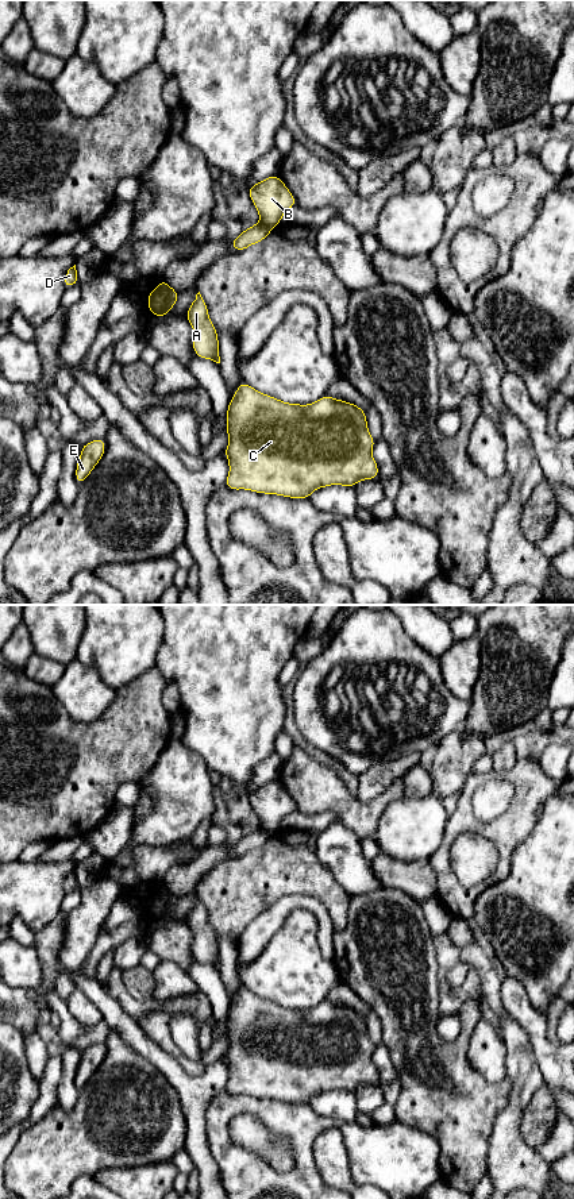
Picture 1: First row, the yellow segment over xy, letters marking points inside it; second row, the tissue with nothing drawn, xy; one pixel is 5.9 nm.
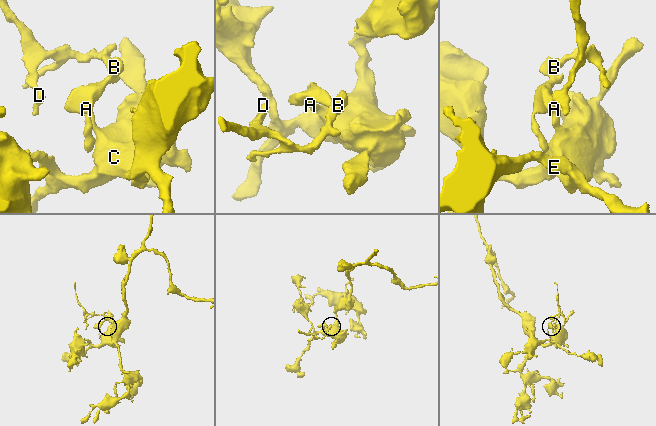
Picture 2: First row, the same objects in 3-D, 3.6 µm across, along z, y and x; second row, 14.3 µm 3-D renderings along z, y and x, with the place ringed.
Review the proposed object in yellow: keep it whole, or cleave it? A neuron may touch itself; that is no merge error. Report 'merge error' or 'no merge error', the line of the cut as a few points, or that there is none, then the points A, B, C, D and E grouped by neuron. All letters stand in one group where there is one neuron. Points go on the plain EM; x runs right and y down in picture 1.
merge error; cut xy (259, 827), (273, 832); groups A C E / B D

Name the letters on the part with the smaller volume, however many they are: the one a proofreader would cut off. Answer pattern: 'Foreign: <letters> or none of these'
Foreign: B, D

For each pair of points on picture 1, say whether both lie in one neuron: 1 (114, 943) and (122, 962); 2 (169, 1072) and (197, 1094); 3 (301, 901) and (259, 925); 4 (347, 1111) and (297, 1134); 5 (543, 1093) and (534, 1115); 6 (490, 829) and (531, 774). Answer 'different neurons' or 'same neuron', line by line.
1: different neurons
2: same neuron
3: same neuron
4: different neurons
5: same neuron
6: same neuron

